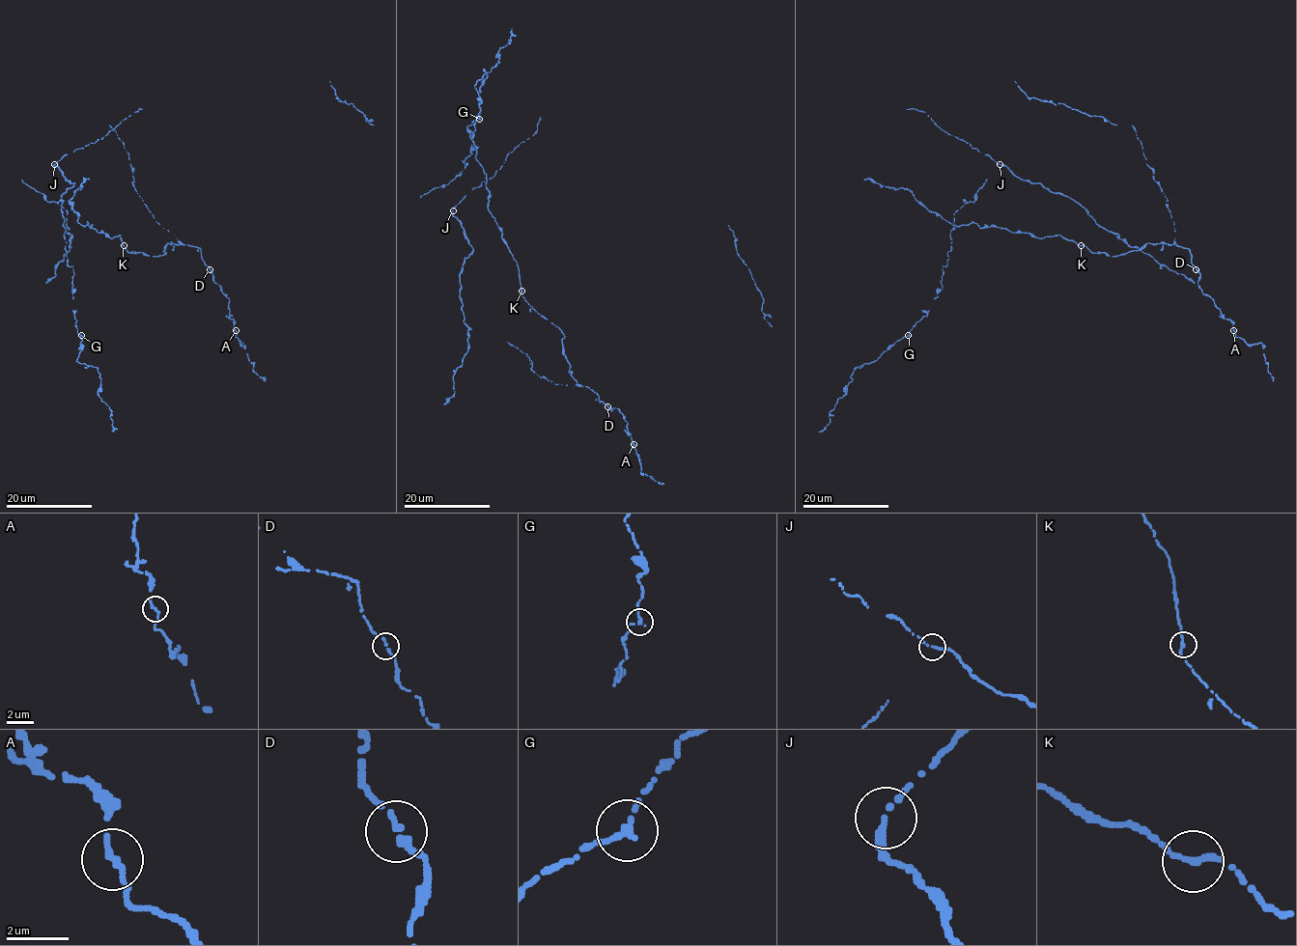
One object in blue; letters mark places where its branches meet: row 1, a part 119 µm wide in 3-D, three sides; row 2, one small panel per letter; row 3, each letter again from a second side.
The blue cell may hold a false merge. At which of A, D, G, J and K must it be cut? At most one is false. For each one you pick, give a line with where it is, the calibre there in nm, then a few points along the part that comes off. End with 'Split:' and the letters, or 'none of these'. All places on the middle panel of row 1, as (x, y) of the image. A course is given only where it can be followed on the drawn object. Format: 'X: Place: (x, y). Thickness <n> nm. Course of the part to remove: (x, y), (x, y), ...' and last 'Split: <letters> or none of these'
Split: none of these

